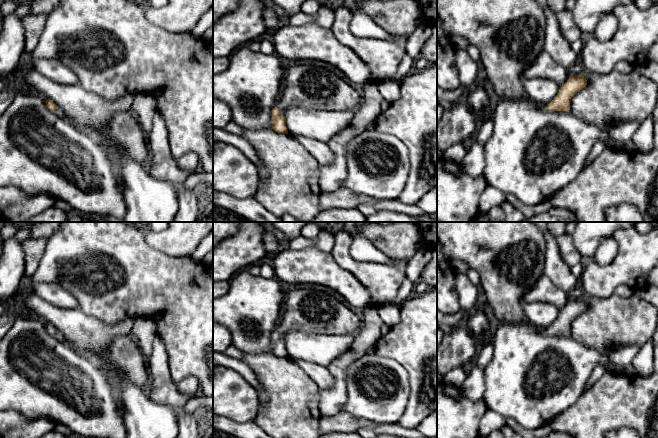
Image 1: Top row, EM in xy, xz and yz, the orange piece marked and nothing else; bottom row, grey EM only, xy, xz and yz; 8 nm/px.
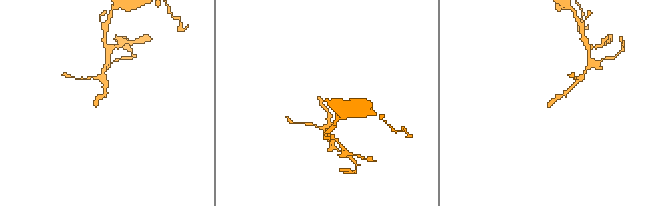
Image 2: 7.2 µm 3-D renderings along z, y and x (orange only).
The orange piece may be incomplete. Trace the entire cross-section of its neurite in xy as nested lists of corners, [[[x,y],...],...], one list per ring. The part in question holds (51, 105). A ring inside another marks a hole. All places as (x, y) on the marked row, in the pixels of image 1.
[[[46,100],[46,105],[51,111],[55,112],[58,117],[67,120],[64,111],[60,109],[53,101]]]

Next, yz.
[[[584,72],[579,75],[569,76],[569,79],[560,87],[553,101],[545,106],[552,111],[570,111],[572,97],[587,85]]]

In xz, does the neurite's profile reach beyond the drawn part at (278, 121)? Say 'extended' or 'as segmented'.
extended

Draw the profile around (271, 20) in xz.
[[[269,6],[264,7],[264,24],[267,32],[273,33],[279,27],[279,16]]]

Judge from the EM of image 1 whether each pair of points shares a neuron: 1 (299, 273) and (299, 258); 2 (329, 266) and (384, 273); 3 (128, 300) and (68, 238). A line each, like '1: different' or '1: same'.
1: same
2: different
3: same

